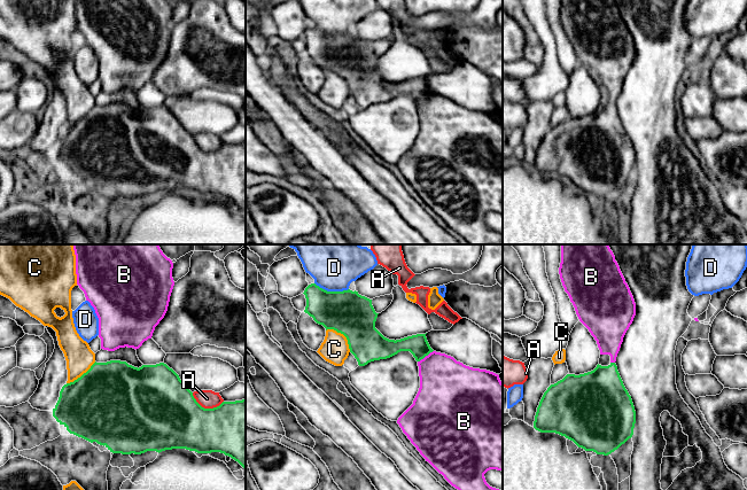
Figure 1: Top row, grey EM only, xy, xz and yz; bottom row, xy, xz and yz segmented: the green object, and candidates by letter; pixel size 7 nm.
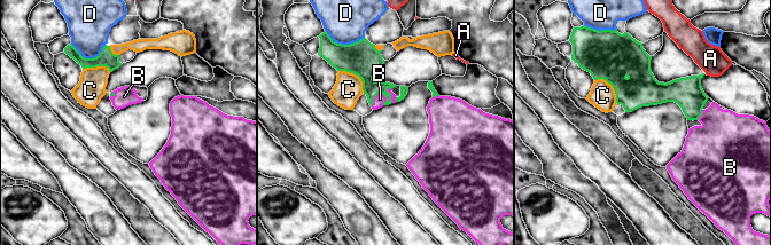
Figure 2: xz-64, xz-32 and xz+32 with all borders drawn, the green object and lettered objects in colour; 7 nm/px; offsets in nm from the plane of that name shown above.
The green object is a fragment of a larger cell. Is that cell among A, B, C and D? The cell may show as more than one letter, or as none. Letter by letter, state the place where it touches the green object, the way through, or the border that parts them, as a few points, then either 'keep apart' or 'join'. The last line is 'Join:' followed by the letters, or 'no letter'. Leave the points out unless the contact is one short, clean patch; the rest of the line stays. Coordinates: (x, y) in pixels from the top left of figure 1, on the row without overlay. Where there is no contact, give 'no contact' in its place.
A: xy (205, 152) | keep apart
B: xz (425, 99) | join
C: xz (343, 77) | keep apart
D: xz (332, 34) | keep apart
Join: B

